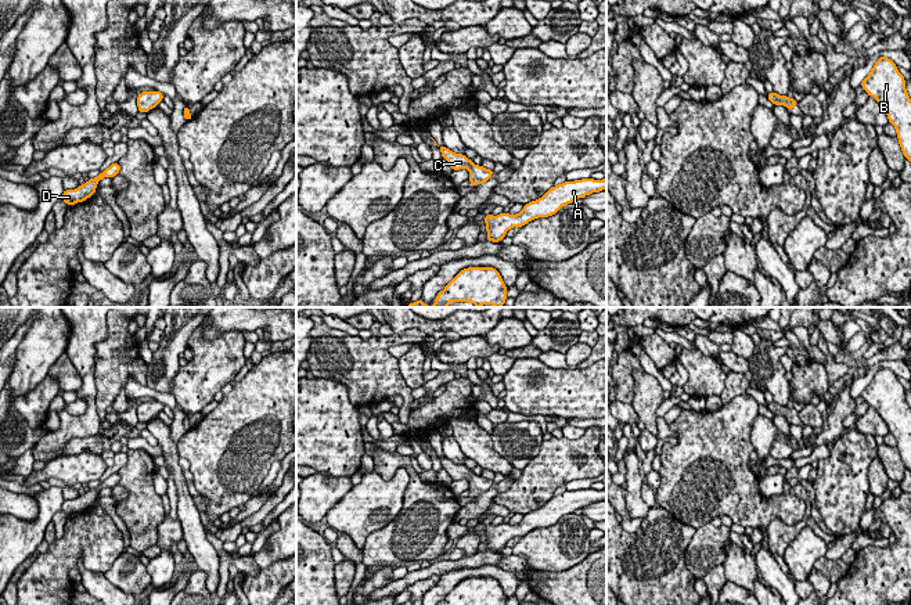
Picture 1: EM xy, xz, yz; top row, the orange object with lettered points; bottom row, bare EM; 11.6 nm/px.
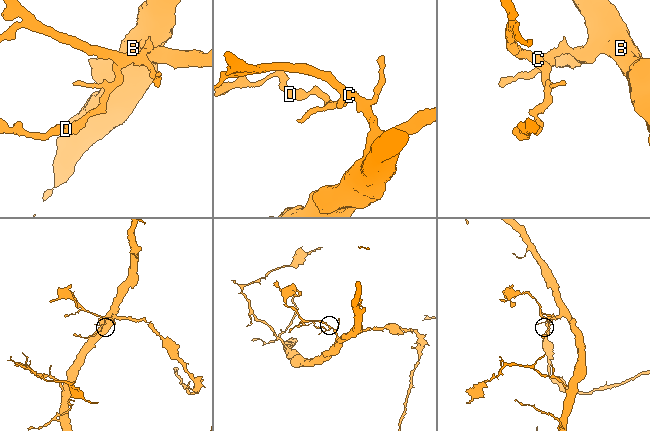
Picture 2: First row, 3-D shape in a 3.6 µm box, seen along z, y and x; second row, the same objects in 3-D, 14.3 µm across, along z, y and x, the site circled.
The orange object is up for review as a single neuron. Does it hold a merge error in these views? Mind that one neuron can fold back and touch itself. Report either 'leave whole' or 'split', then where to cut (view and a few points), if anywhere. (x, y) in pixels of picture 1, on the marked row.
leave whole; cut none

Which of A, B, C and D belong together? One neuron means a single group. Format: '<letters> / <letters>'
A B C D

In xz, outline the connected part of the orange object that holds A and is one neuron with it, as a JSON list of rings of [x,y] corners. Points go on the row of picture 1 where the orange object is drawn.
[[[606,176],[604,180],[581,179],[551,187],[541,198],[523,205],[518,215],[500,213],[497,216],[486,215],[486,240],[500,242],[508,230],[522,227],[539,217],[555,215],[562,206],[573,204],[593,192],[606,190]]]

